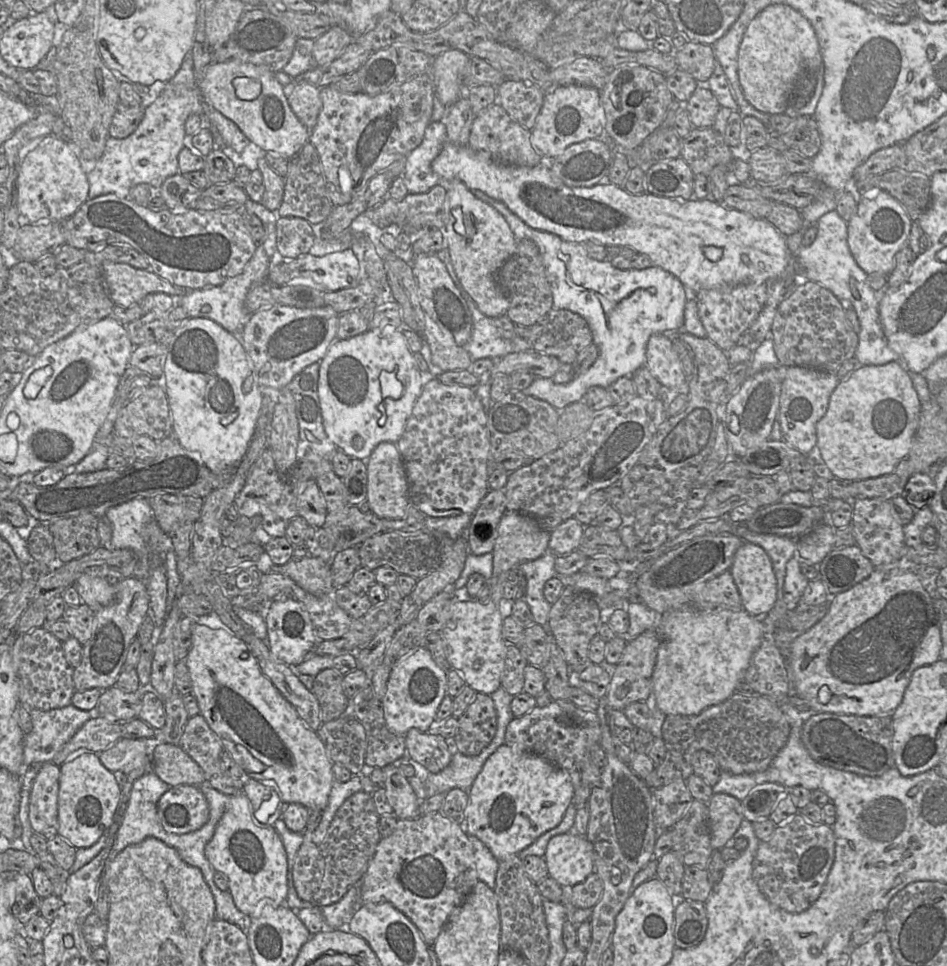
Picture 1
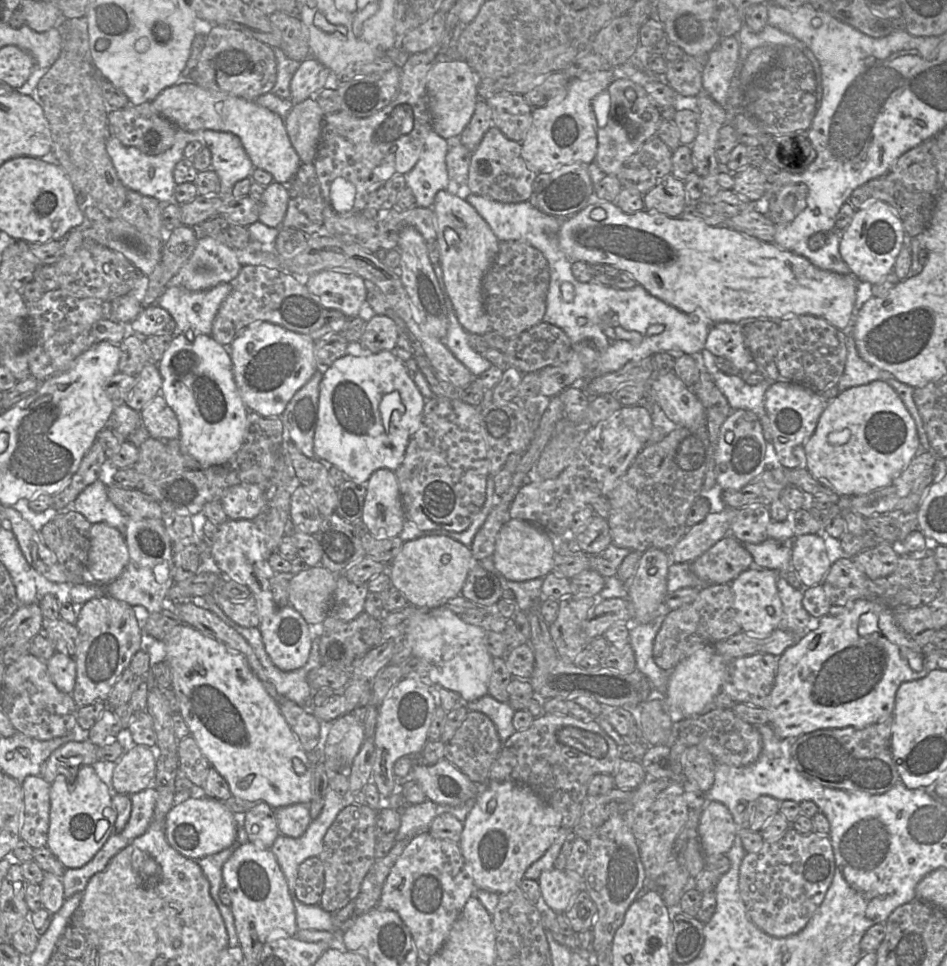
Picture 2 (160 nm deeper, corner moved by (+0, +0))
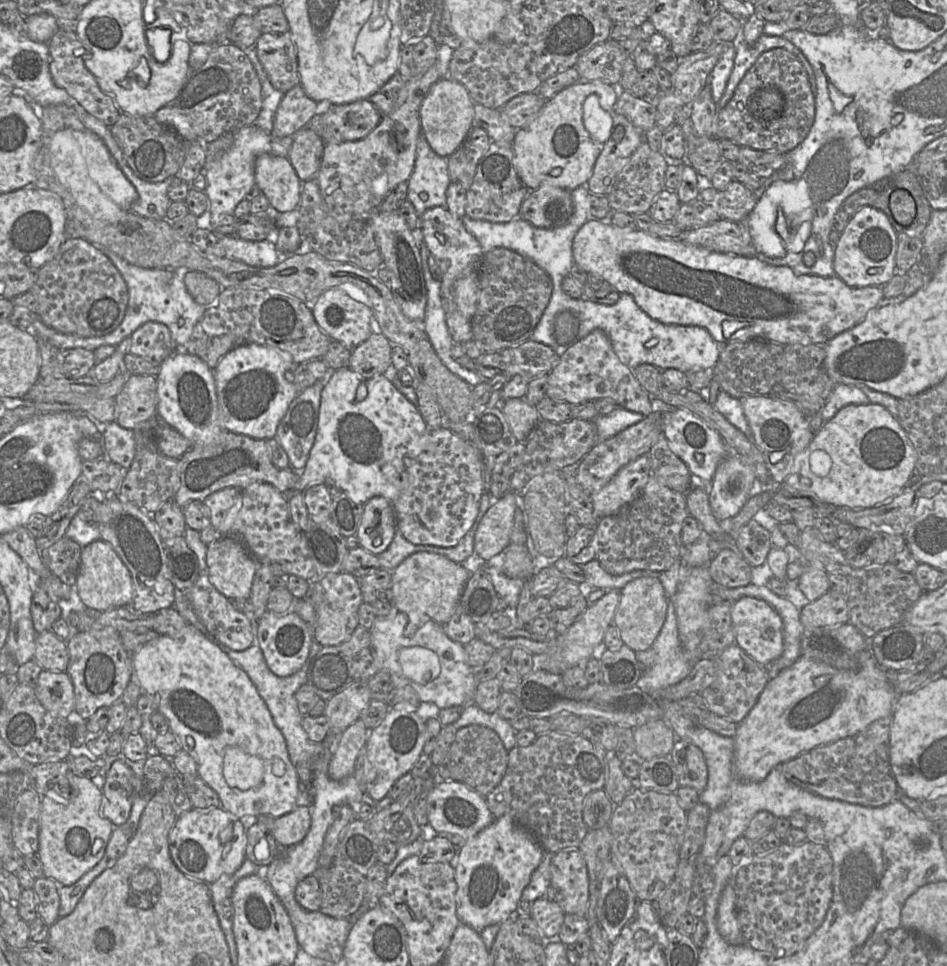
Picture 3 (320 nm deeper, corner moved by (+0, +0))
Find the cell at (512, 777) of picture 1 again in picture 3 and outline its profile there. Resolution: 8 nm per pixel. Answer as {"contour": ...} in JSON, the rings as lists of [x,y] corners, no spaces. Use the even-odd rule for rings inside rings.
{"contour":[[[502,816],[462,844],[455,869],[456,913],[460,923],[481,932],[517,910],[522,891],[544,856],[537,840],[509,816]]]}

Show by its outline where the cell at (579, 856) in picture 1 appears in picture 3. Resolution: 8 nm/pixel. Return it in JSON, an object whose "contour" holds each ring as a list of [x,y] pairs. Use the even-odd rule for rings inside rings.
{"contour":[[[547,897],[532,903],[530,916],[536,922],[544,941],[559,941],[558,934],[564,921],[562,908]]]}

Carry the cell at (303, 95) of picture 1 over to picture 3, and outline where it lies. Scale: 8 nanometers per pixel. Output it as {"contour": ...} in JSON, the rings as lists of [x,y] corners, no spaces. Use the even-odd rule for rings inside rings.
{"contour":[[[304,127],[293,136],[288,158],[297,176],[306,182],[316,176],[323,155],[324,142],[309,127]]]}

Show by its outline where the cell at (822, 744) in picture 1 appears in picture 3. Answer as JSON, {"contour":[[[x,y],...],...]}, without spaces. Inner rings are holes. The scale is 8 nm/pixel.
{"contour":[[[893,715],[878,719],[853,736],[816,747],[778,767],[787,780],[819,796],[867,807],[888,805],[899,790],[890,764],[892,722]]]}

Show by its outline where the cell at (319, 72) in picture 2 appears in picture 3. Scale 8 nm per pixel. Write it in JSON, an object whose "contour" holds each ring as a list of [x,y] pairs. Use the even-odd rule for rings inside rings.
{"contour":[[[299,83],[284,94],[271,133],[277,138],[293,136],[306,127],[316,113],[325,112],[330,105],[327,101],[317,103],[309,98]]]}

